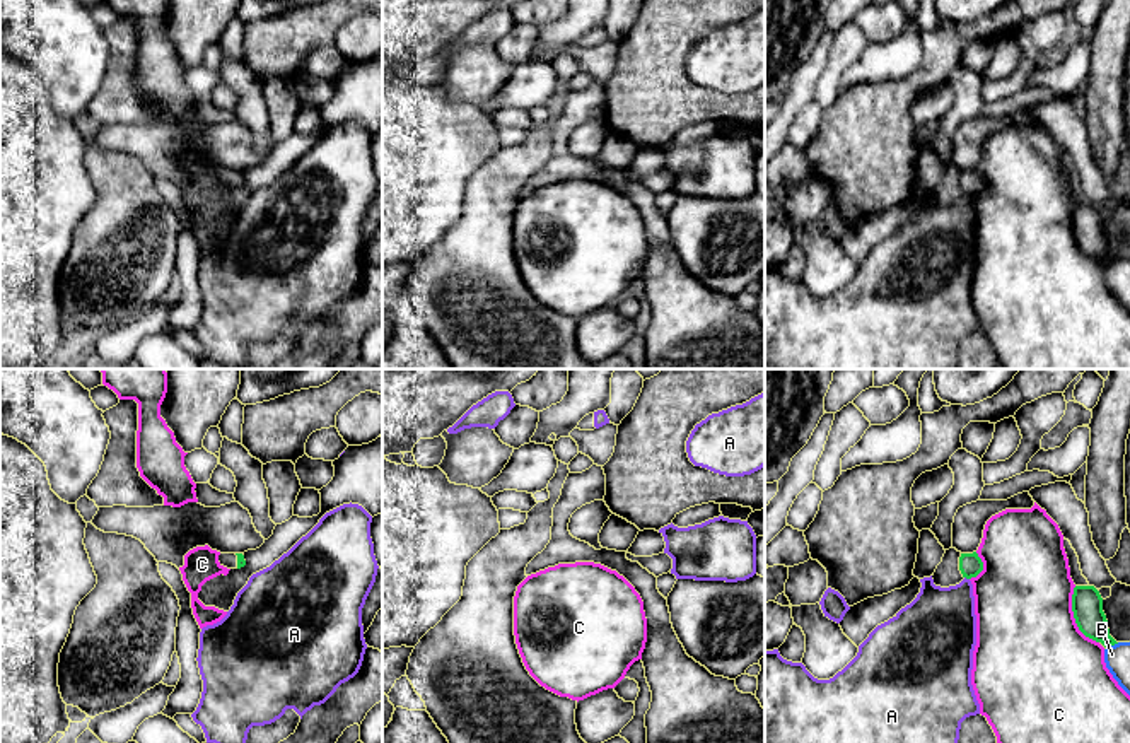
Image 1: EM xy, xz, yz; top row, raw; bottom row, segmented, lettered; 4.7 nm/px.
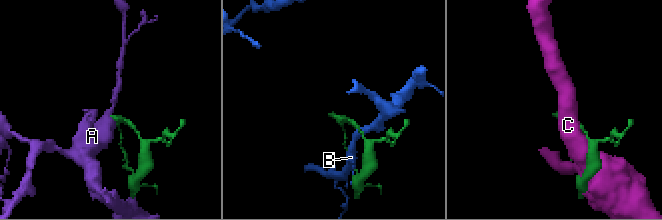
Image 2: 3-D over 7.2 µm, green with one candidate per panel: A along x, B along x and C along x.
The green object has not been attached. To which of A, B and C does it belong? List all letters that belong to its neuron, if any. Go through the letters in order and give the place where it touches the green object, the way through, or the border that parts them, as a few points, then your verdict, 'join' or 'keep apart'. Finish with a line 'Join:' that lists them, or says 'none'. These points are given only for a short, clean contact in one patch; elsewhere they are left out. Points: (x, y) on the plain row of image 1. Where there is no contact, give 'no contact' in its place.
A: yz (966, 195) | along yz (965, 193), (968, 197) | keep apart
B: yz (1112, 262) | keep apart
C: yz (1074, 234) | keep apart
Join: none

